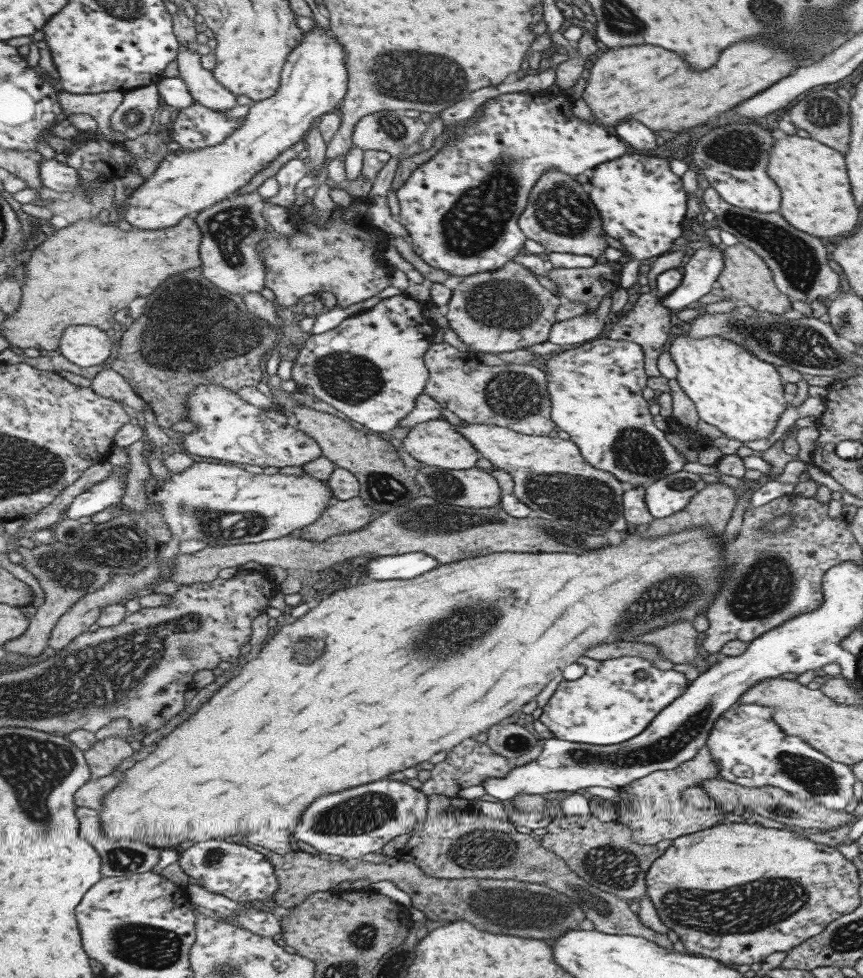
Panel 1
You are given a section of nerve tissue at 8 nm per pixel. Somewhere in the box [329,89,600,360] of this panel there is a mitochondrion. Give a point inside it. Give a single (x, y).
(477, 219)

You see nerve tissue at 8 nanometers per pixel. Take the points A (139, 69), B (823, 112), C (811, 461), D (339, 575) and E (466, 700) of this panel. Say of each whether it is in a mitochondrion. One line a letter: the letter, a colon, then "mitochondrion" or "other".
A: other
B: mitochondrion
C: other
D: other
E: other

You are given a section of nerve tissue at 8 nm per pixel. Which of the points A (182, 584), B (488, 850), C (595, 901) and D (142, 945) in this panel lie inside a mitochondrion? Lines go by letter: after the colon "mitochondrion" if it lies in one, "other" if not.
A: other
B: mitochondrion
C: mitochondrion
D: mitochondrion

